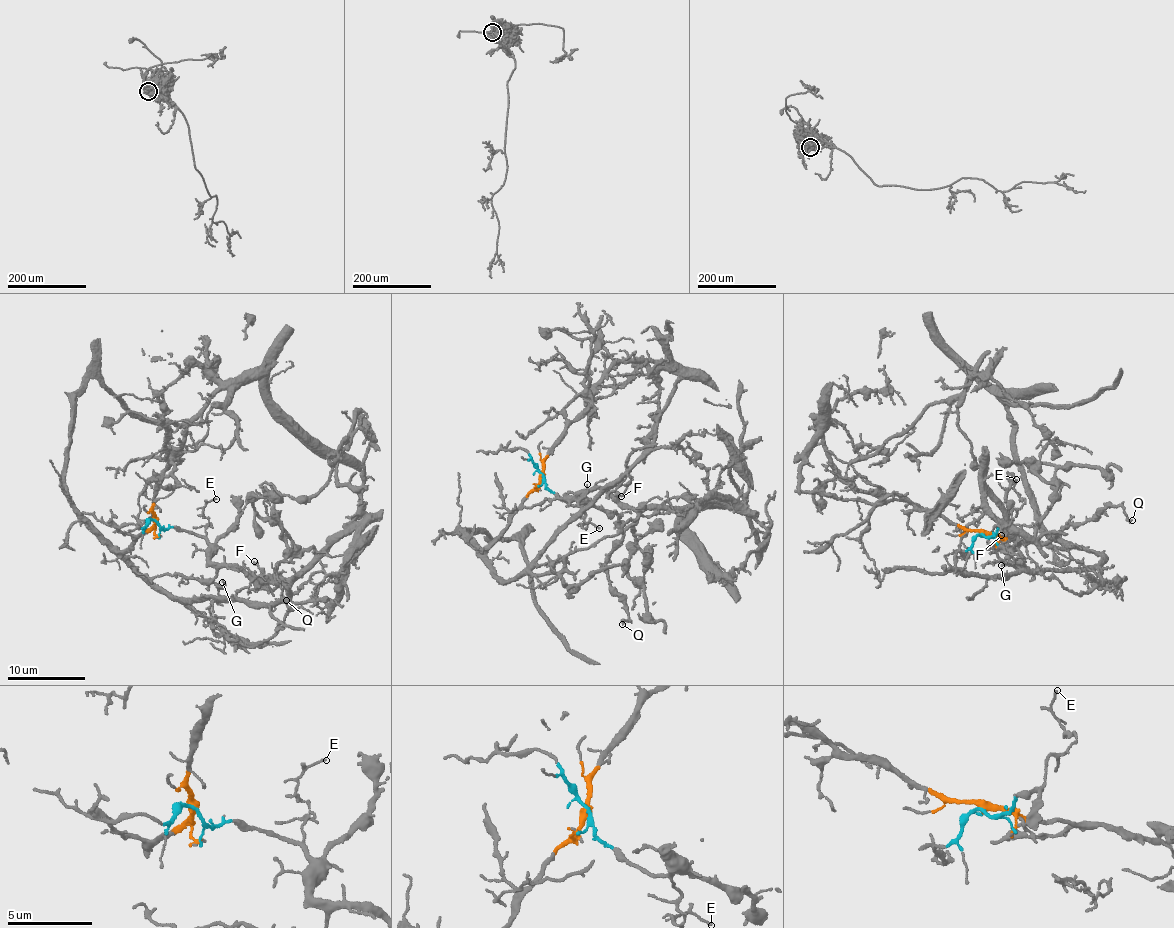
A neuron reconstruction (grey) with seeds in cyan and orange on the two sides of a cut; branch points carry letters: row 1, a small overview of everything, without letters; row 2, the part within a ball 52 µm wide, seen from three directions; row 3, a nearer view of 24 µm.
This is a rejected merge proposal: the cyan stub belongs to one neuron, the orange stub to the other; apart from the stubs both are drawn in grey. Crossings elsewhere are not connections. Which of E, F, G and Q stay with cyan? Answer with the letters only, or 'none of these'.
E, G, Q

